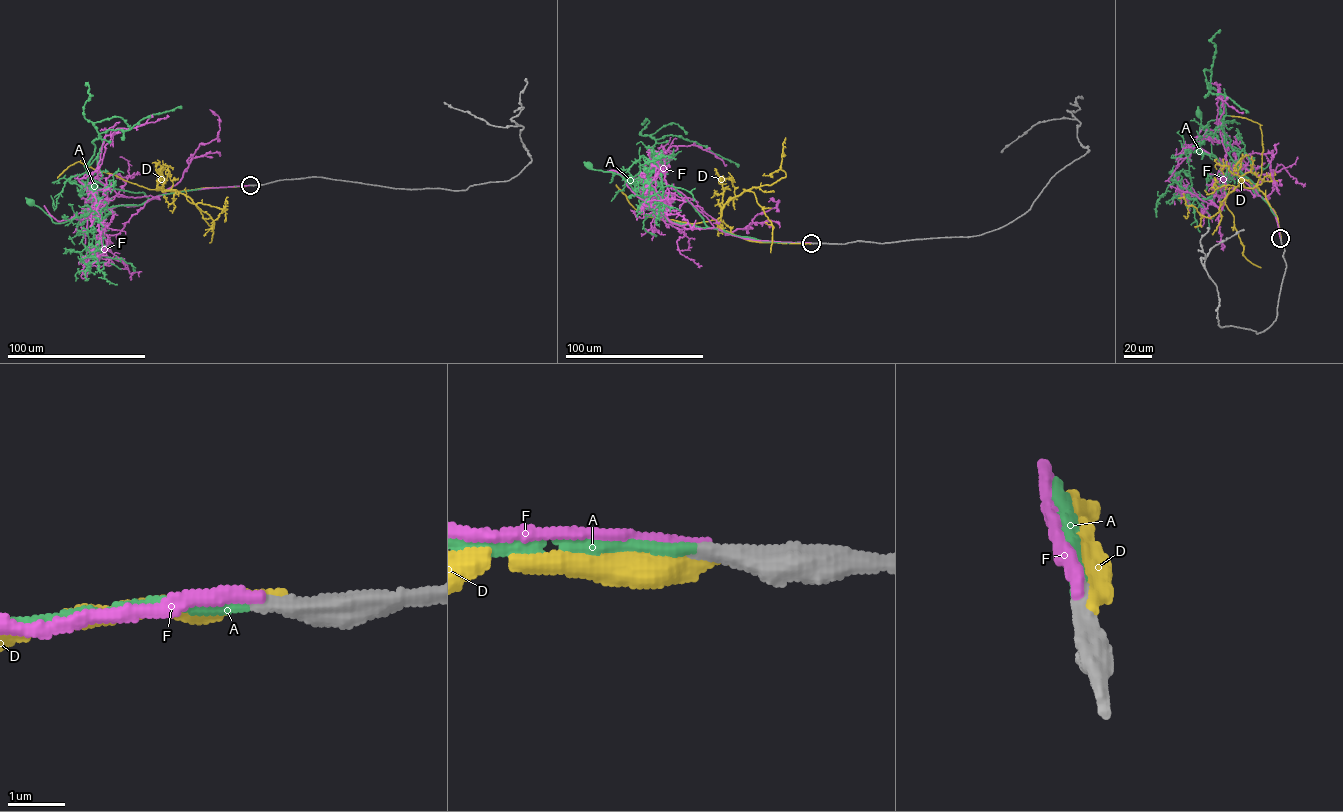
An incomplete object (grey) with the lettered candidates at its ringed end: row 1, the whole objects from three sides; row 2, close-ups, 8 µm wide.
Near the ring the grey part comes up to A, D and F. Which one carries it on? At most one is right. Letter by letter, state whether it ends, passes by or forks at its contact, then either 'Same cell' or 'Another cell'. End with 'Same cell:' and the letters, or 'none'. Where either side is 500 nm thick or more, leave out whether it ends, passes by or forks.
A: It ends there. Same cell
D: It ends there. Another cell
F: It ends there. Another cell
Same cell: A

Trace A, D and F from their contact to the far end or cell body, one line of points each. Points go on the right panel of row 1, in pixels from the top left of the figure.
A: (1280, 239), (1277, 218), (1262, 196), (1255, 194), (1248, 179), (1237, 168), (1197, 147), (1201, 122), (1198, 113)
D: (1280, 239), (1275, 211), (1257, 188), (1237, 186), (1211, 218), (1186, 205), (1184, 197), (1178, 198)
F: (1280, 239), (1273, 210), (1255, 194), (1252, 183), (1234, 171), (1235, 154), (1218, 123), (1224, 106), (1215, 83)

